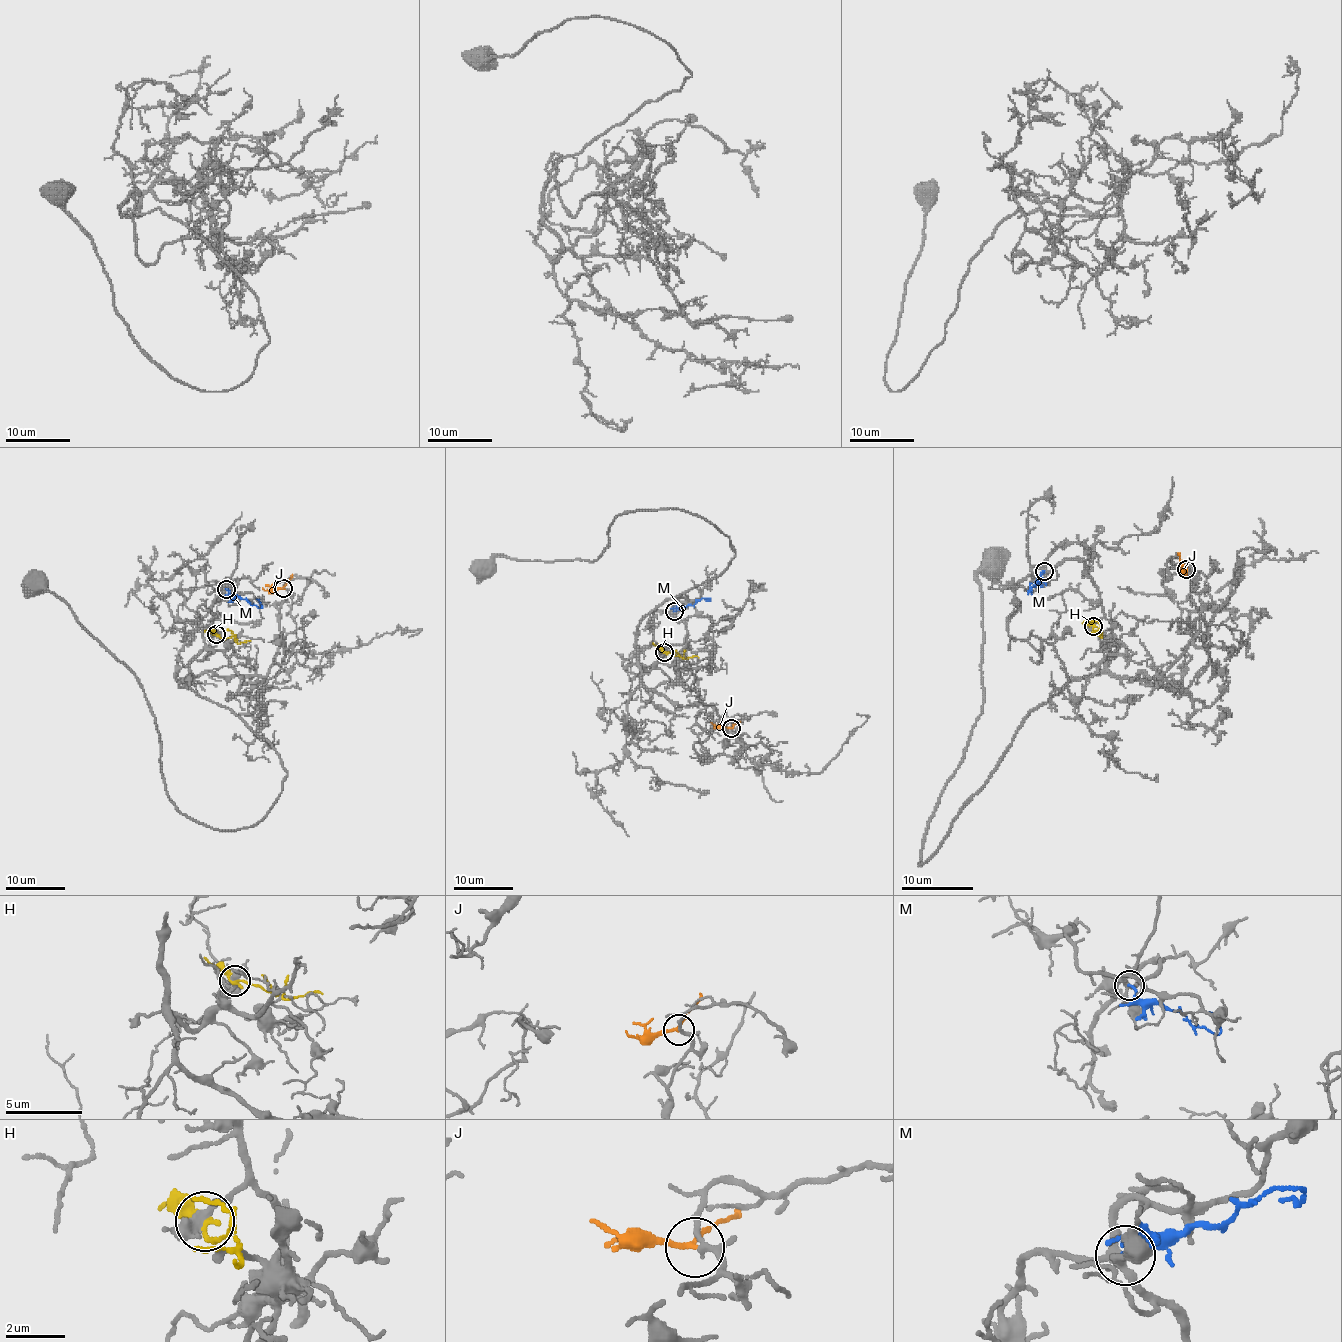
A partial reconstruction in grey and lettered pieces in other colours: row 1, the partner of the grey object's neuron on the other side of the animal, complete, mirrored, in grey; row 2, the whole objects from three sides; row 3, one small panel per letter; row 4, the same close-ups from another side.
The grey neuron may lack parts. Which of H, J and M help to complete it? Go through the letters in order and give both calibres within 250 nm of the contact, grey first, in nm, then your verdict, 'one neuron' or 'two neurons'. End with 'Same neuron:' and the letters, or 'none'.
H: 320/200 nm | two neurons
J: 170/160 nm | one neuron
M: 280/200 nm | two neurons
Same neuron: J

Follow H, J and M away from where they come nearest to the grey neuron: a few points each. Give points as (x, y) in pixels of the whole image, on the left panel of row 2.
H: (216, 635), (233, 636), (239, 643), (250, 640)
J: (283, 587), (267, 590), (262, 587)
M: (227, 589), (231, 595), (259, 608), (256, 599)

